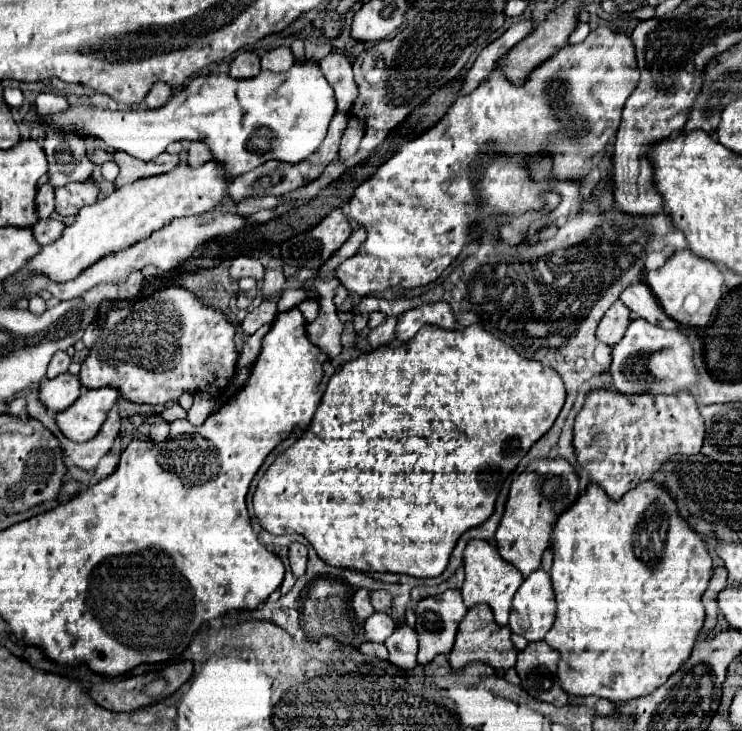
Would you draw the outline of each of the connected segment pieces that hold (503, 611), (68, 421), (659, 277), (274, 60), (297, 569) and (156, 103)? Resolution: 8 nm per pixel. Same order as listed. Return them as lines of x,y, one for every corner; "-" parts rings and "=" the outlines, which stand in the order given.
482,539
468,541
468,545
464,549
464,569
466,569
466,579
462,585
464,605
474,607
476,603
486,603
494,611
494,621
498,625
508,625
510,601
524,581
522,573
518,573
518,569
514,569
514,565
510,565
506,559
502,559
490,541
482,541
=
116,387
82,389
82,395
74,401
74,405
56,415
56,423
68,439
88,441
100,431
118,397
120,391
=
682,249
676,251
660,269
648,271
646,283
650,285
652,293
658,297
666,315
688,327
702,327
710,321
712,311
722,299
724,275
718,269
718,265
710,263
708,259
700,259
692,255
688,249
=
276,47
262,57
262,69
268,71
288,71
294,65
294,55
290,47
=
290,543
288,545
288,557
290,557
290,567
296,577
300,577
306,571
306,561
308,561
308,551
302,543
=
156,83
150,89
150,93
146,95
146,105
150,109
158,109
158,107
166,105
166,101
170,101
170,97
172,97
172,87
166,83

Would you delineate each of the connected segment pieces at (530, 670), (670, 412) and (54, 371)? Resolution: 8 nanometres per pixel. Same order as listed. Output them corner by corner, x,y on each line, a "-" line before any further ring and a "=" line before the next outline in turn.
528,643
528,647
518,653
516,671
528,695
562,707
566,705
566,693
558,681
558,657
560,653
546,643
=
612,387
596,389
586,395
584,407
574,423
574,449
580,463
578,469
588,473
588,481
602,485
612,499
620,499
638,481
652,479
652,475
658,471
658,465
662,463
662,457
700,453
704,437
706,425
694,397
686,391
680,391
678,395
636,395
628,399
=
58,351
58,353
52,357
50,365
48,365
48,375
46,375
46,377
56,377
56,375
66,373
70,361
72,361
72,359
70,359
70,355
68,355
66,351

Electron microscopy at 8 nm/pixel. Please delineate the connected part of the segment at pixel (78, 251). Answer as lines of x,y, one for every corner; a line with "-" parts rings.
212,159
210,163
198,167
180,163
170,173
158,177
142,177
130,185
118,187
106,199
100,199
94,205
86,205
76,215
76,221
64,229
62,237
42,247
42,251
30,259
22,273
38,271
54,281
68,281
78,277
100,257
146,239
150,233
164,227
176,217
212,211
222,201
232,183
226,173
220,173
220,167
216,163
218,161

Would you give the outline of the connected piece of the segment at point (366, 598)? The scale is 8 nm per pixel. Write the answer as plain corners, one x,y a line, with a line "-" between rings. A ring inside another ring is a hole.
358,589
352,597
352,607
356,611
356,617
360,621
366,621
374,613
374,607
370,603
370,589

